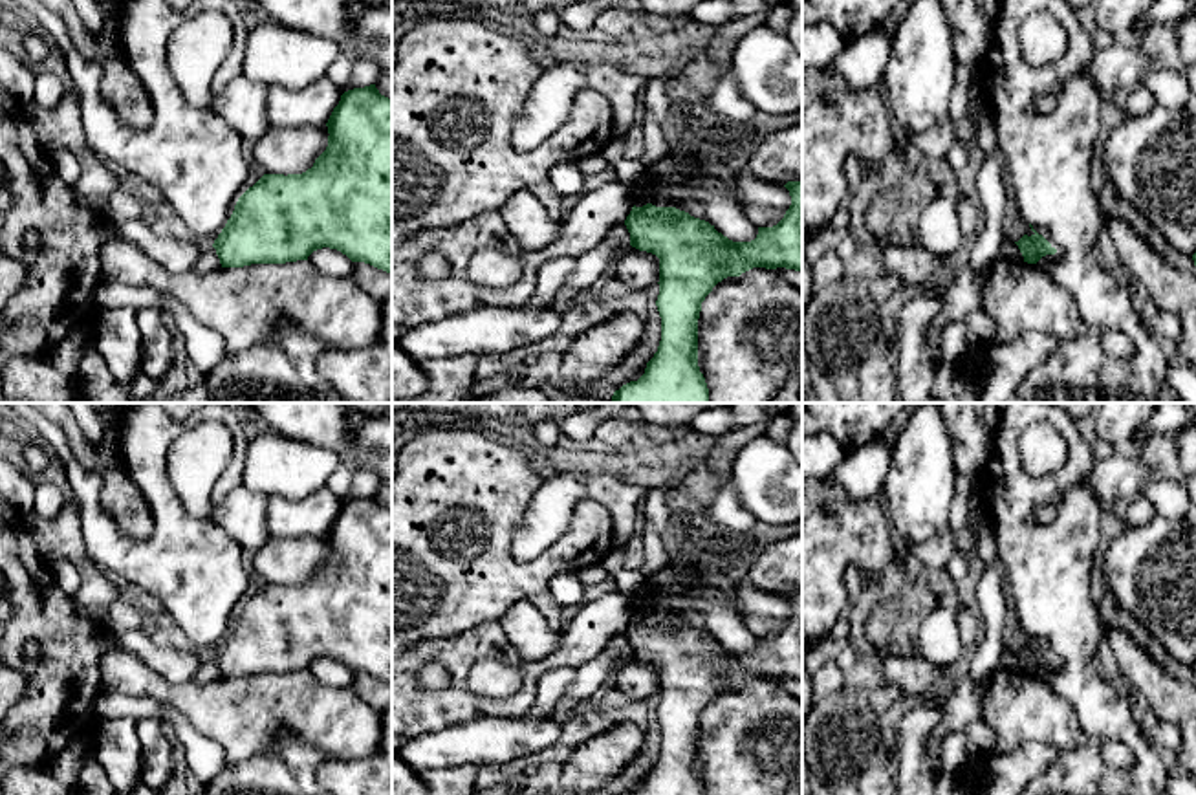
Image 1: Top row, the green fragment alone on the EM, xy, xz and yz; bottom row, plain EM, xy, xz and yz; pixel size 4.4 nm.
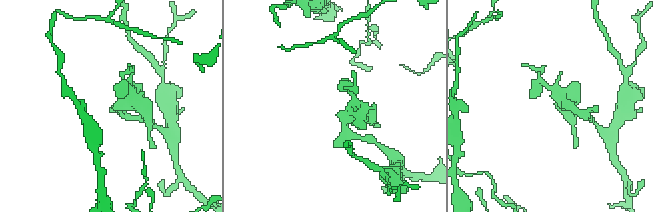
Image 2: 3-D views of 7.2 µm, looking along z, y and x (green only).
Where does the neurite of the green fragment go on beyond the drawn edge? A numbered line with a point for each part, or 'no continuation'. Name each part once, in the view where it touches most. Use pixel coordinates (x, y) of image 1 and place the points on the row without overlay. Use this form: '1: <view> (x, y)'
no continuation

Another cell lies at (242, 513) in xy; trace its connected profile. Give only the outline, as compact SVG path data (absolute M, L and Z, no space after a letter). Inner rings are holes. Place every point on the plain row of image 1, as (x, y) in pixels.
M242 484L212 507L211 517L251 553L271 539L267 496L253 493Z

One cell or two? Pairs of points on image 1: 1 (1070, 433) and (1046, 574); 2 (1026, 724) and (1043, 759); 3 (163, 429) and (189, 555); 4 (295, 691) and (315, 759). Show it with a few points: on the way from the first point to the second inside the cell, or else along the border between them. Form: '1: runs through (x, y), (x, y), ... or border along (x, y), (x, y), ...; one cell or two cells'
1: runs through (1076, 468), (1070, 479), (1070, 539); one cell
2: border along (1061, 751), (1028, 742), (995, 759); two cells
3: runs through (154, 460), (154, 484), (173, 524); one cell
4: border along (270, 748), (284, 733), (290, 733), (332, 761); two cells

